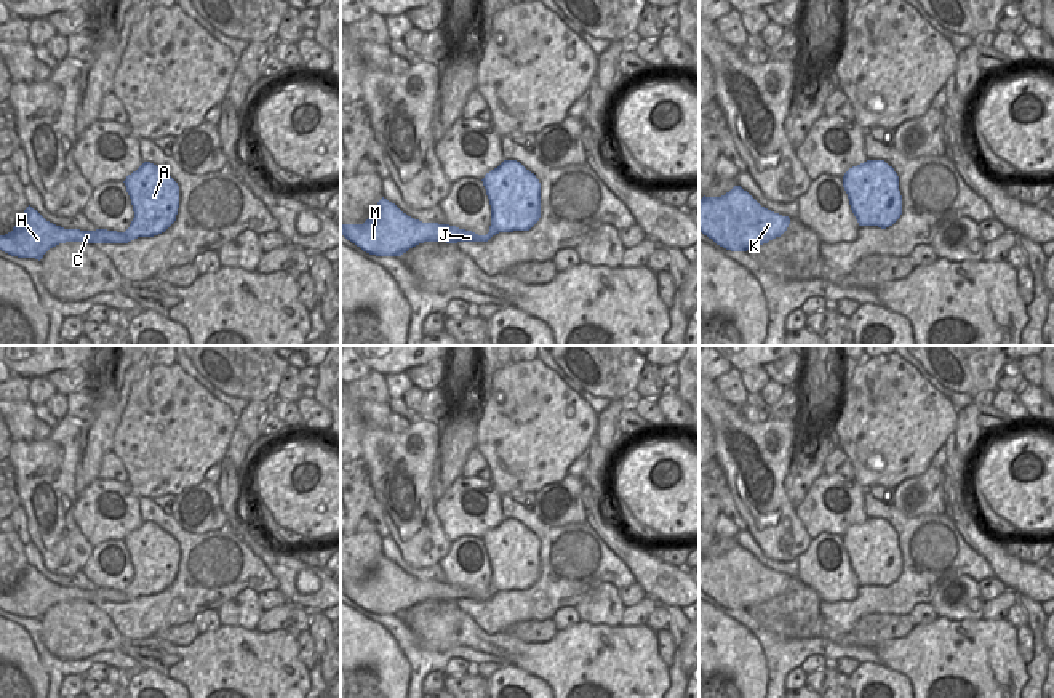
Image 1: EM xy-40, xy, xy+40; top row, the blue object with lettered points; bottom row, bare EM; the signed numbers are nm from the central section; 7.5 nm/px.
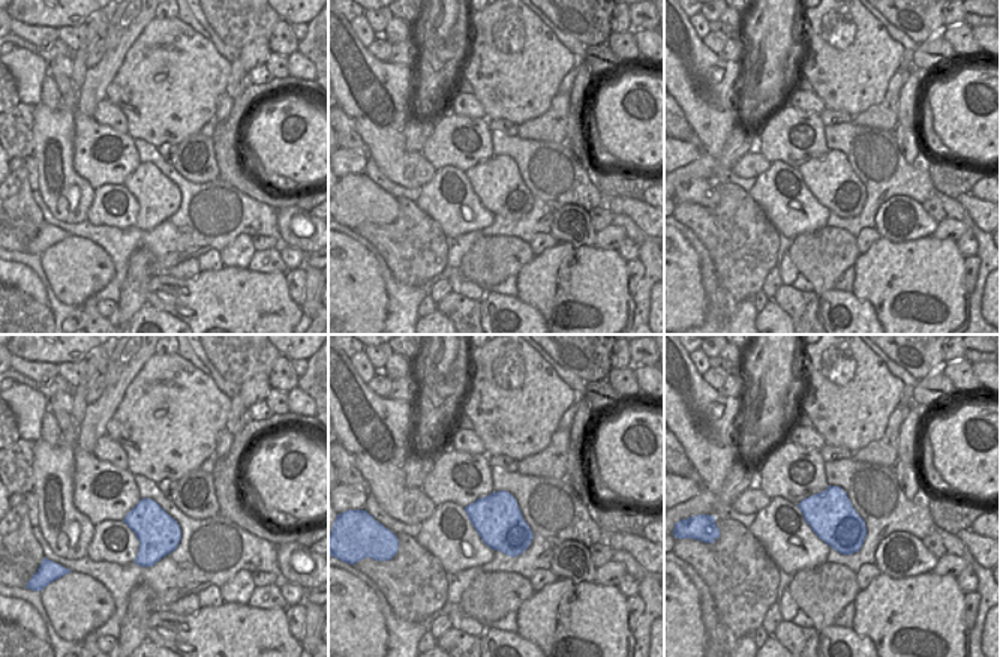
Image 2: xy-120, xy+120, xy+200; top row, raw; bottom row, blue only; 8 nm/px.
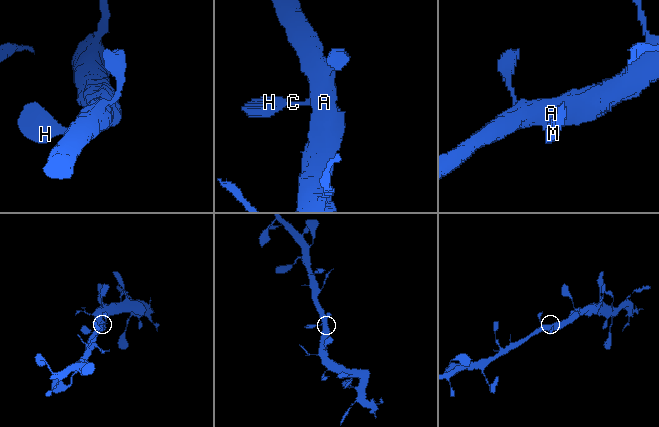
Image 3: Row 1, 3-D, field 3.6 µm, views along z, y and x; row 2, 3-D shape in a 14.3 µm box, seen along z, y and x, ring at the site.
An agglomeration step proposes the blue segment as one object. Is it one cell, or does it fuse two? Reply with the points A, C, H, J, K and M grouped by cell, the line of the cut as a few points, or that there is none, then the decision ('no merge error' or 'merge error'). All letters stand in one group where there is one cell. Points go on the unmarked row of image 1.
A C H J K M; no cut; no merge error

